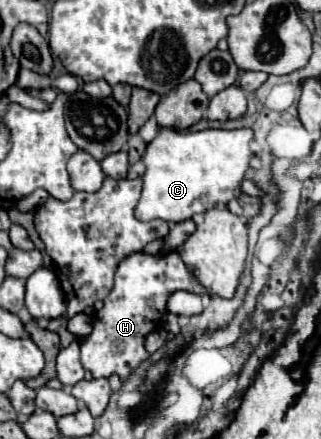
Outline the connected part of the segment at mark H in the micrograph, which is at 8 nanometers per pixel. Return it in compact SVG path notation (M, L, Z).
M138 251L124 257L114 277L114 289L104 299L104 307L96 311L92 319L92 333L80 341L82 367L88 369L96 379L118 375L122 381L128 381L130 373L150 359L150 353L144 347L146 337L162 325L164 317L168 315L166 301L176 291L208 295L208 289L200 285L196 271L184 265L180 251L166 255Z

